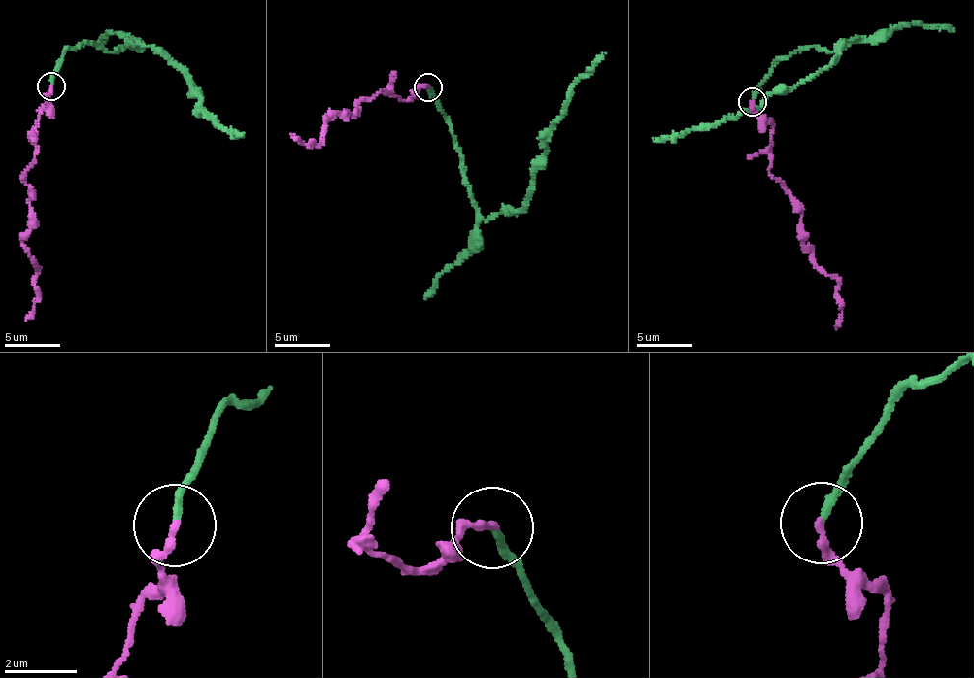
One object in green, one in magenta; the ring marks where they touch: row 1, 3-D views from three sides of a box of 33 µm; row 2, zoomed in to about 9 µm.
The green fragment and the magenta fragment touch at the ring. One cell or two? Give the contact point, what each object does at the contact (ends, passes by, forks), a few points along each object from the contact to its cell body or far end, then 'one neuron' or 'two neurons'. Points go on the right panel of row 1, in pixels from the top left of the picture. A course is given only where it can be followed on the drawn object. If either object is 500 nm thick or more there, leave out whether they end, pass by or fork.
at (752, 101); green ends there; magenta ends there; green runs (753, 101), (779, 60), (804, 47), (846, 49), (855, 38), (842, 42), (827, 66), (736, 117), (653, 138); magenta runs (753, 101), (754, 109), (772, 127), (769, 172), (801, 215), (802, 246), (838, 281), (842, 320), (836, 329); two neurons

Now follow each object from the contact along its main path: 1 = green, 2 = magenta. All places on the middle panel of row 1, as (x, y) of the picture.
1: (428, 87), (460, 153), (472, 202), (490, 220), (524, 205), (579, 78), (589, 74), (606, 53)
2: (428, 87), (403, 100), (382, 89), (350, 114), (335, 111), (323, 118), (317, 144), (299, 143), (290, 134)

